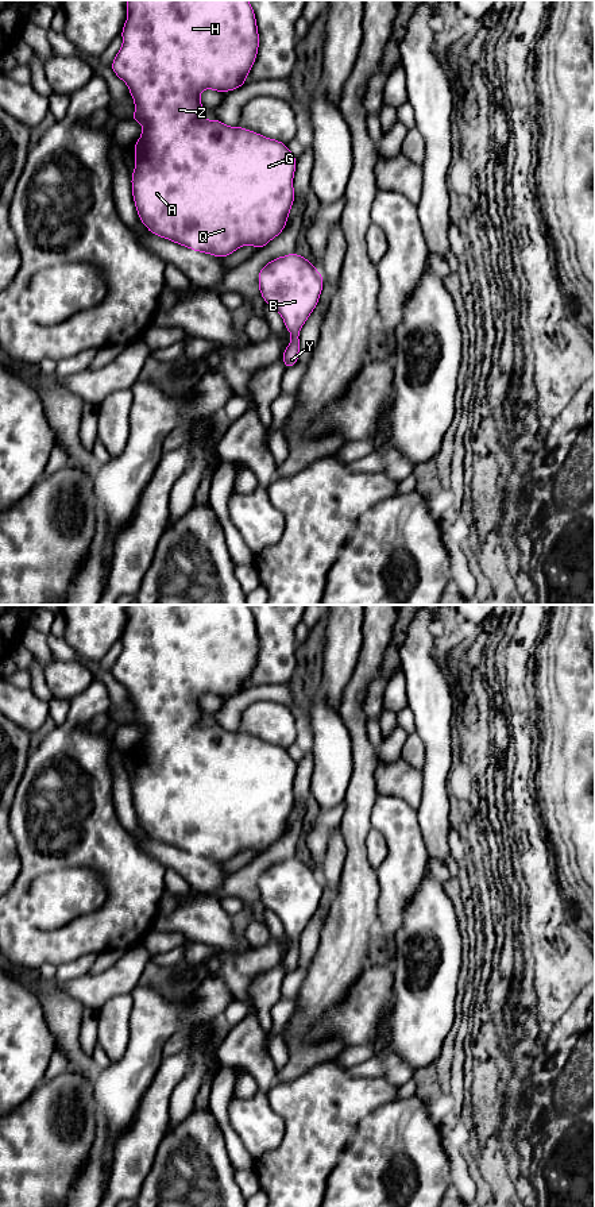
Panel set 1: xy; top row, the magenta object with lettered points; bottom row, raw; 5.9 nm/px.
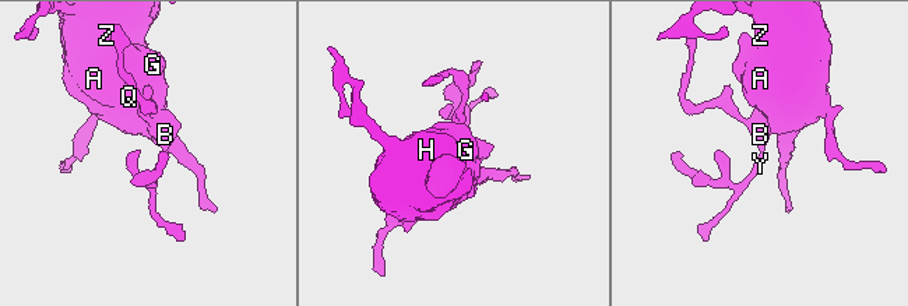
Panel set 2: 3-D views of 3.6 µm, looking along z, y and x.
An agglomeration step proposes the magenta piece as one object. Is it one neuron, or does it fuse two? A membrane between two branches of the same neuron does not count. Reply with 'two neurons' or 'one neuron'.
one neuron

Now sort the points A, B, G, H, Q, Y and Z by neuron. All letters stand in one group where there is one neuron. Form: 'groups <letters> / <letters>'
groups A B G H Q Y Z

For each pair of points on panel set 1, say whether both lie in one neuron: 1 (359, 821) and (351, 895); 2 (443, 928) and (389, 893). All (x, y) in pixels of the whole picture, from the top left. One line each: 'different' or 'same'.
1: same
2: different

